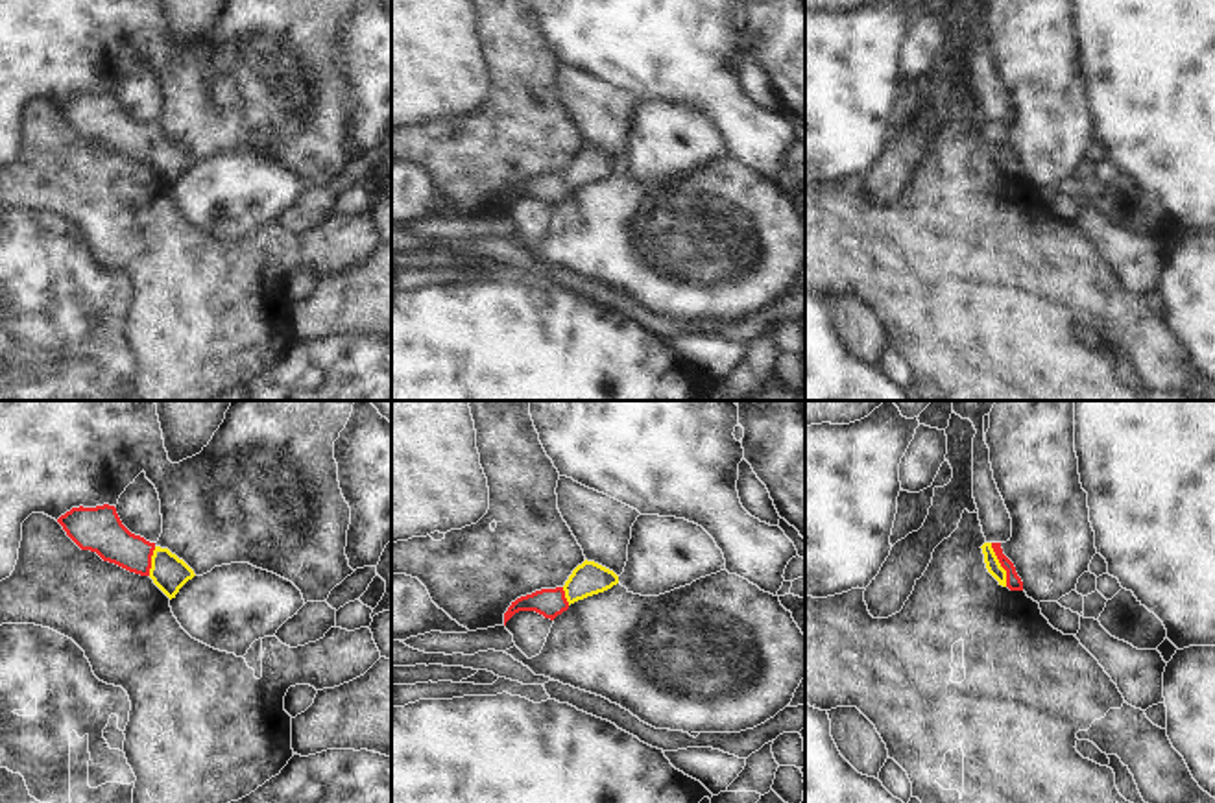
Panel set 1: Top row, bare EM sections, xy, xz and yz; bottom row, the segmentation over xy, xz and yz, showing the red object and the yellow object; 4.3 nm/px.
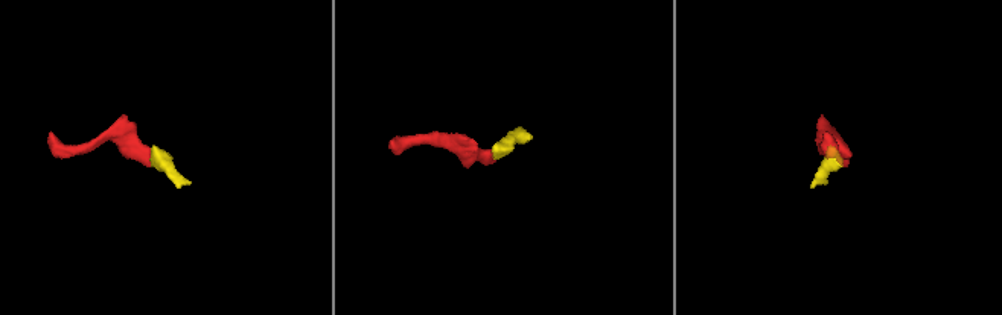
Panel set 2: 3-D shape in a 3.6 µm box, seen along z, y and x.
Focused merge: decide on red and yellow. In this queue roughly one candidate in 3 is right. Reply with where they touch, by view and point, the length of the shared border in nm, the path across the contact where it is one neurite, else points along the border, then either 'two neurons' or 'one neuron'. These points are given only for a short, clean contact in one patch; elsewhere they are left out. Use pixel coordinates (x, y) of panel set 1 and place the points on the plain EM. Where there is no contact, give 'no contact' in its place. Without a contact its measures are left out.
contact yz (1001, 152); length 200 nm; way yz (1014, 168), (1001, 152), (994, 154); one neuron

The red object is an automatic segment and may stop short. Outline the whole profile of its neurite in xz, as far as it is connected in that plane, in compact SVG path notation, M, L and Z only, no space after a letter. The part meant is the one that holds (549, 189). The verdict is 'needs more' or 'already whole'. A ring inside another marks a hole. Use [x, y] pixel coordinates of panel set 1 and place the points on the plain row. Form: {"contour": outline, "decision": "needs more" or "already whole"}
{"contour": "M585 146L572 157L563 174L541 175L511 188L504 199L504 212L519 198L535 198L554 207L567 198L571 190L604 179L617 170L619 162L613 157Z", "decision": "needs more"}

